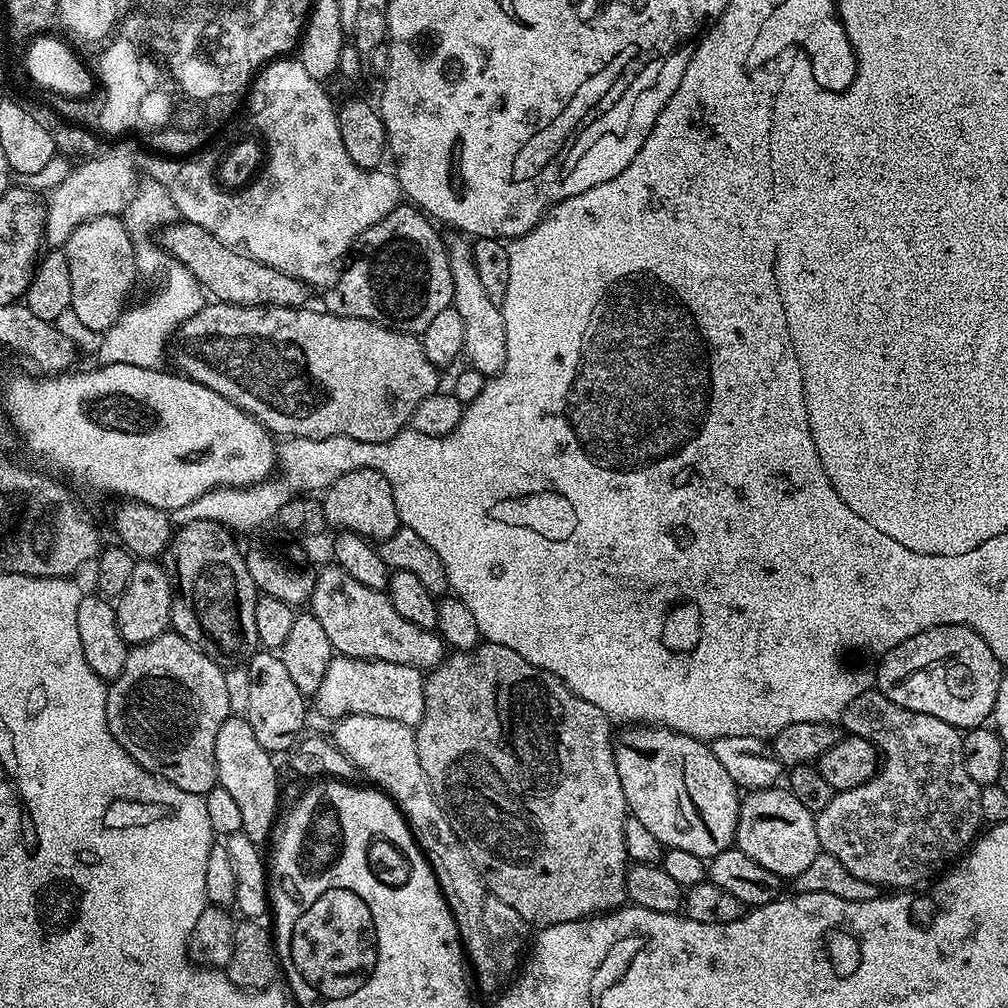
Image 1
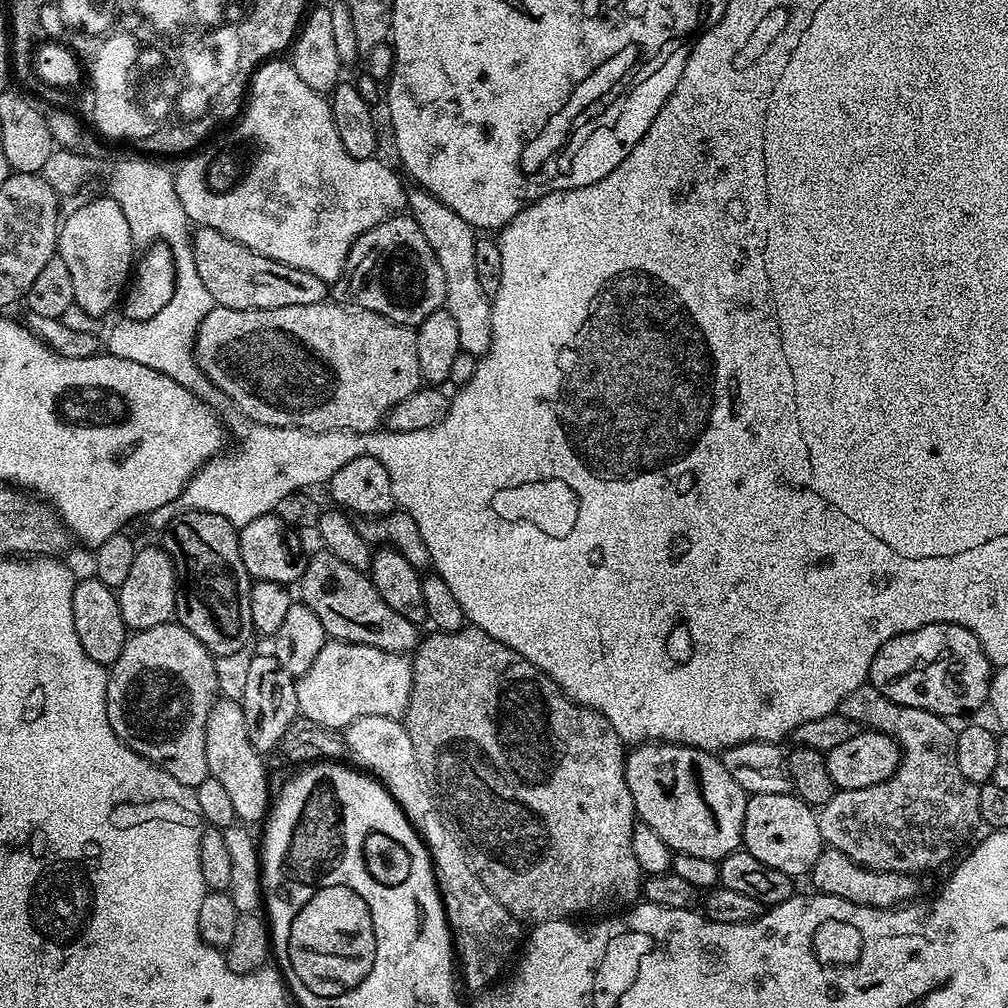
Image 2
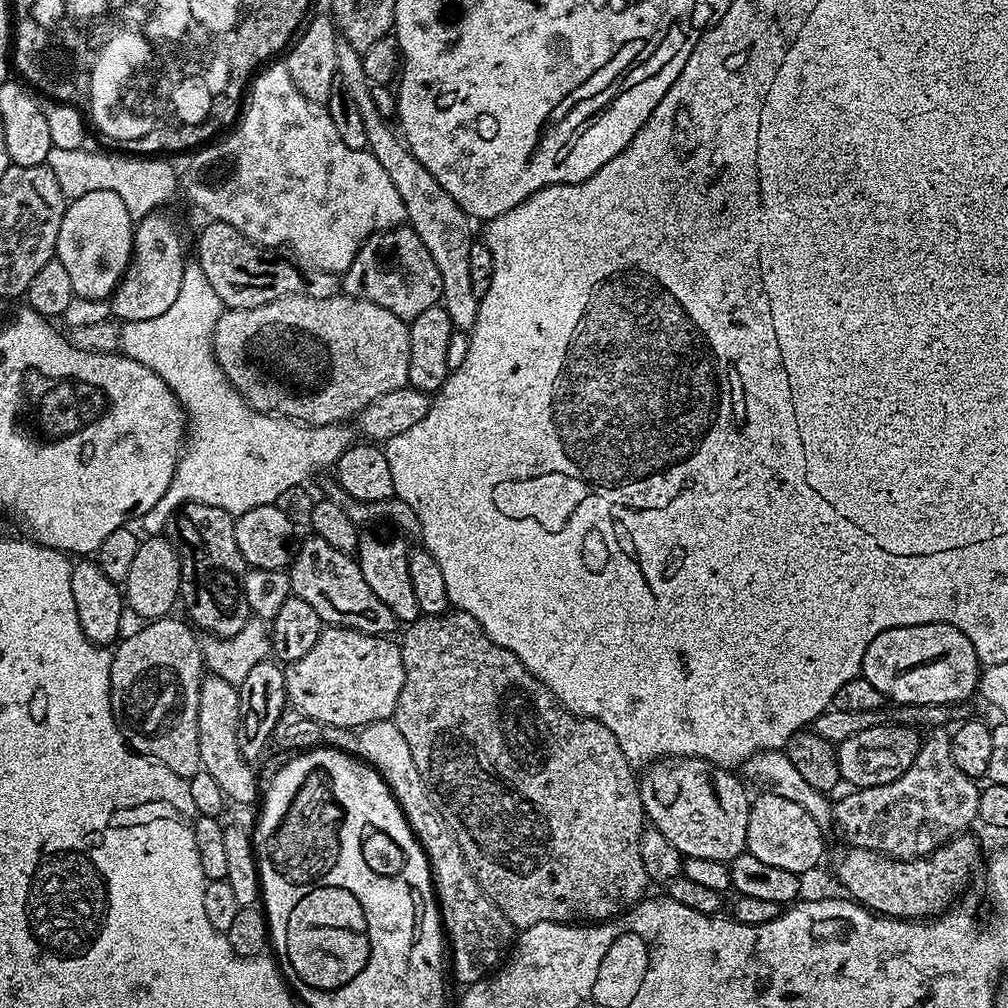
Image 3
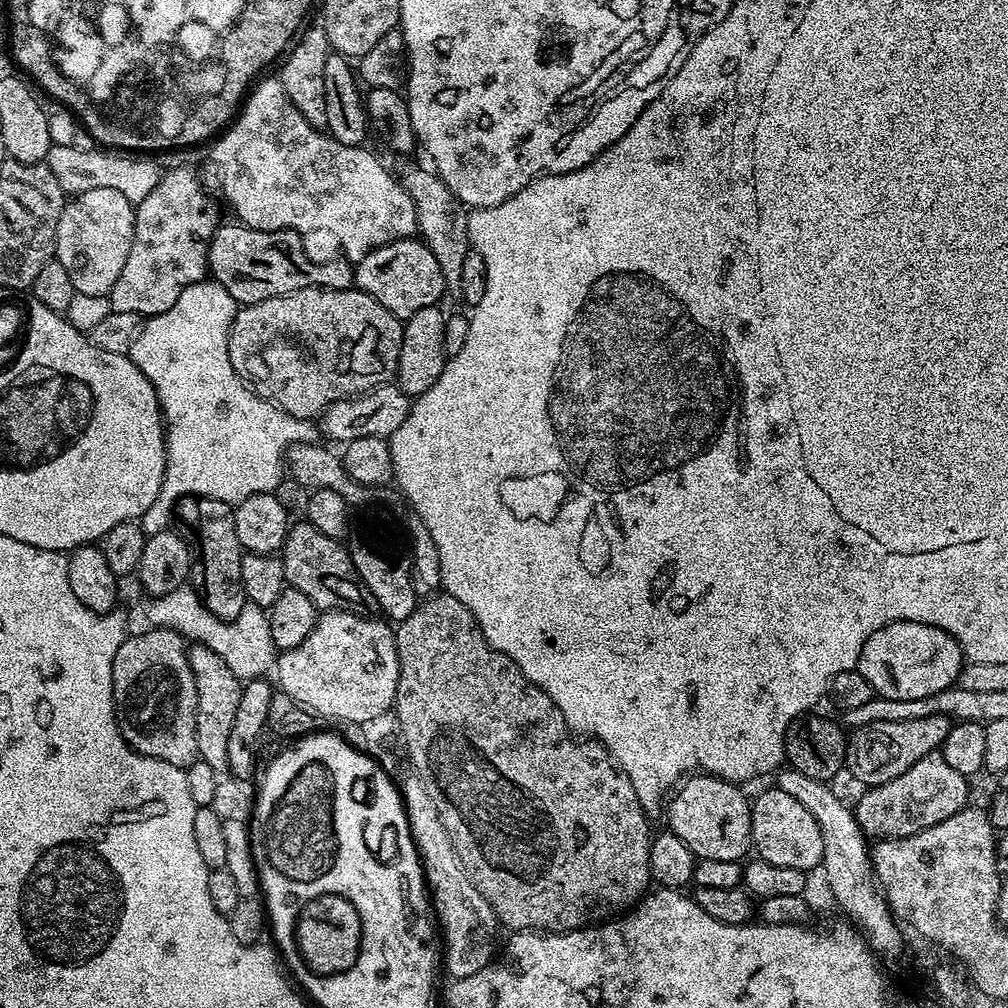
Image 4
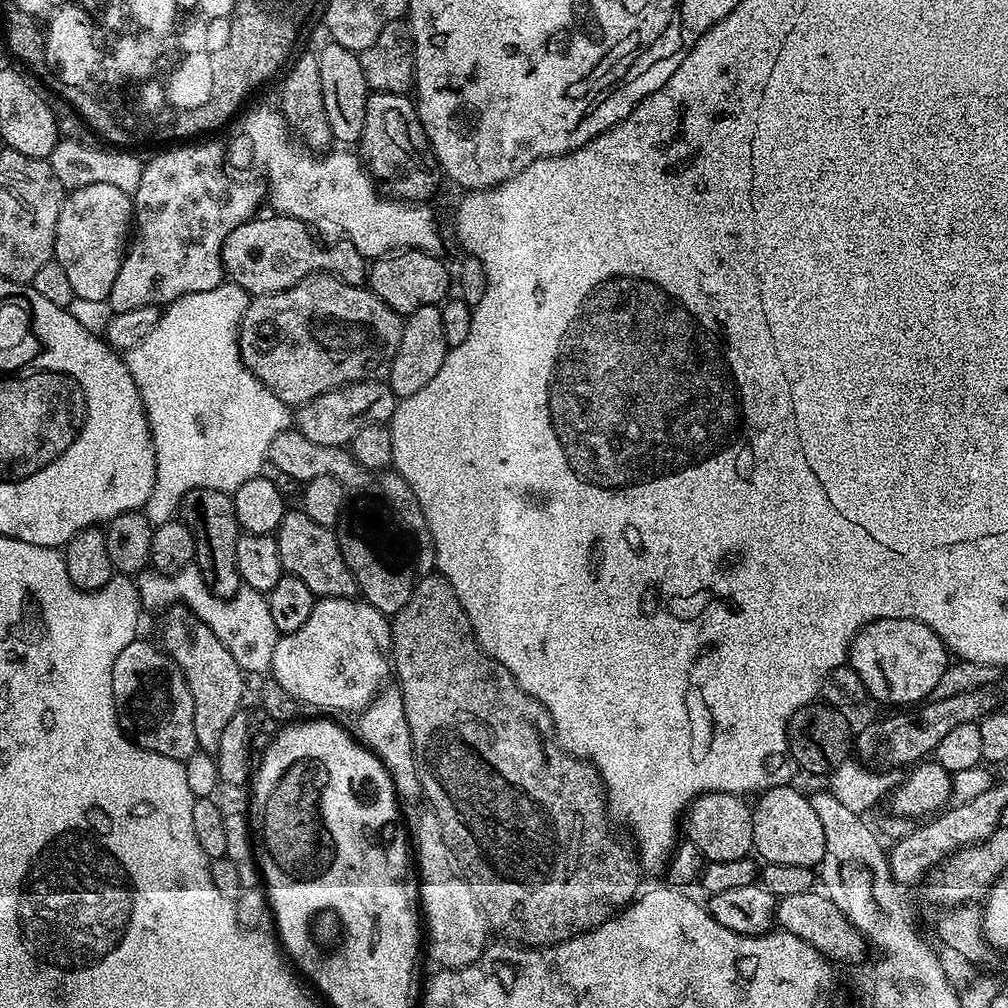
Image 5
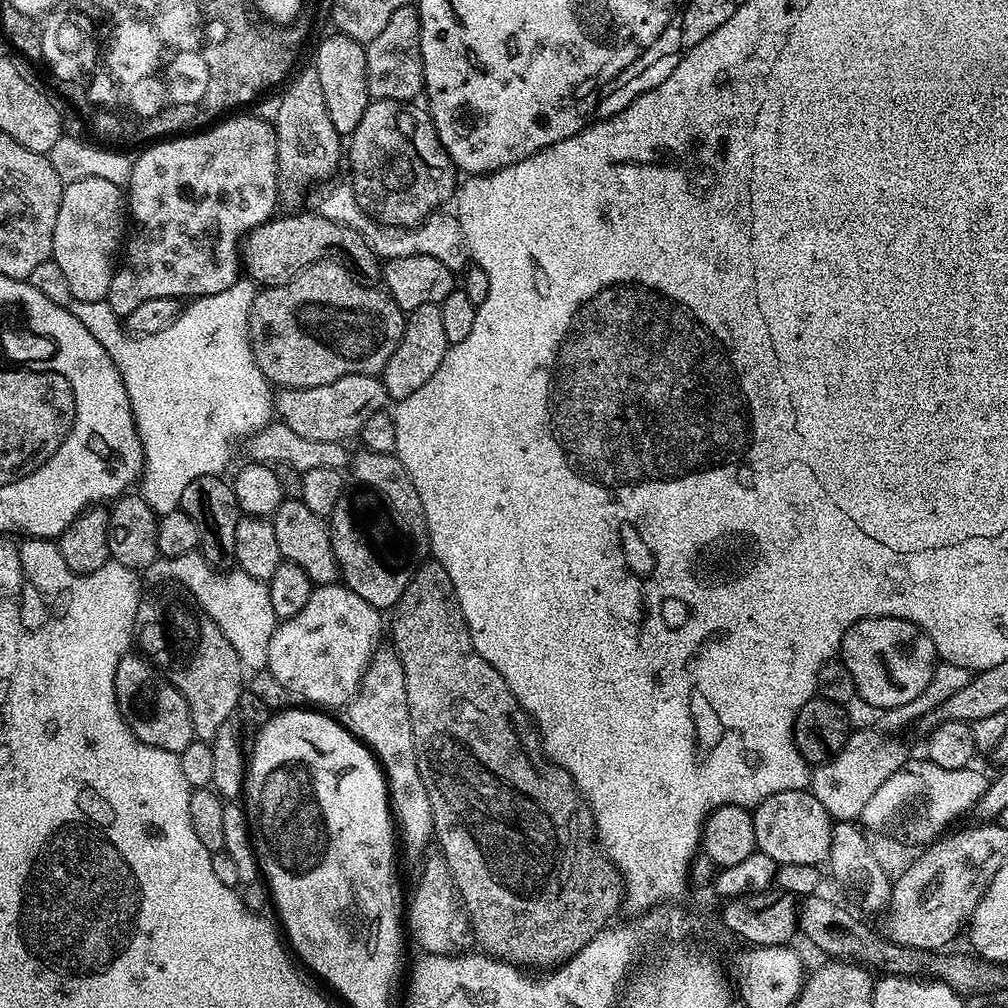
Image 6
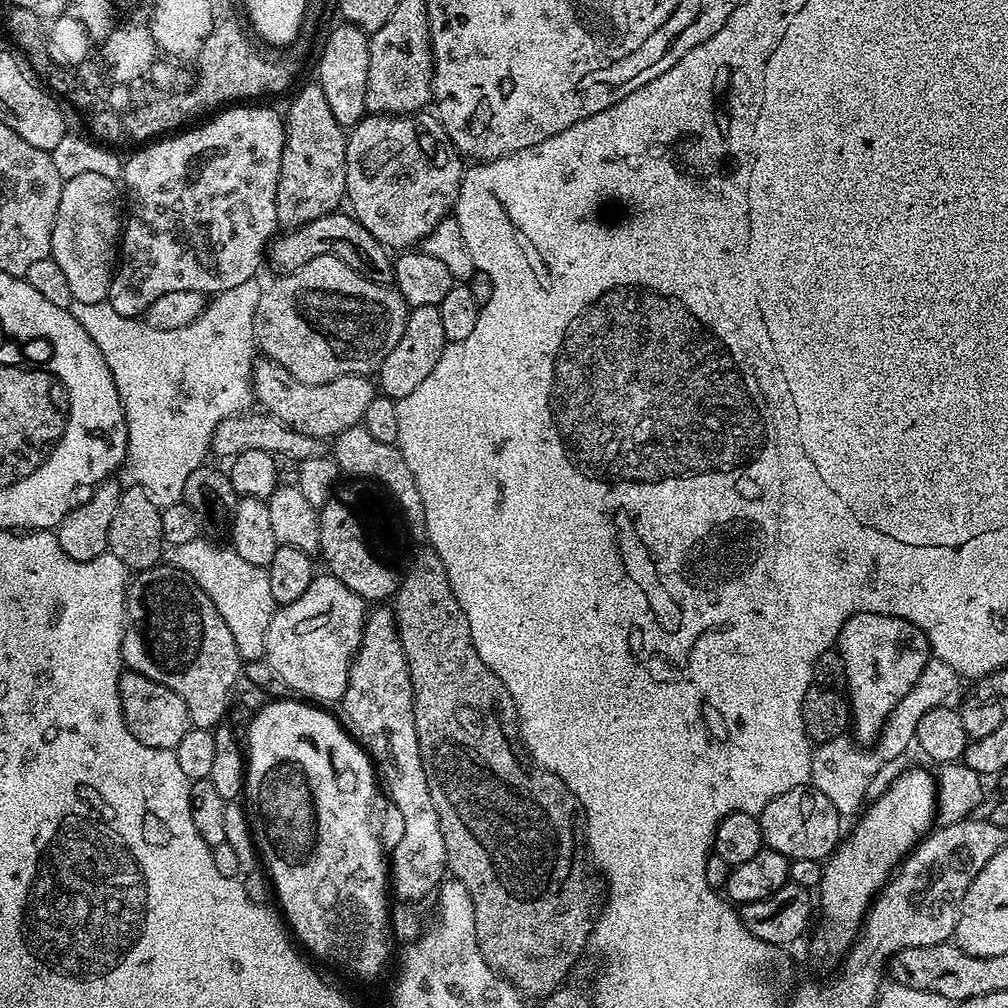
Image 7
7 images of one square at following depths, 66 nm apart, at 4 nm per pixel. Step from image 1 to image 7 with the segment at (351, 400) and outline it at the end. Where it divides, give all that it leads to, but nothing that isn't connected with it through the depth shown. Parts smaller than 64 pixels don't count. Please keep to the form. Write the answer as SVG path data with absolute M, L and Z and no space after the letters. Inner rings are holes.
M333 256L310 258L306 266L298 266L298 270L275 278L269 288L267 285L261 291L254 310L255 347L259 351L261 348L267 359L281 364L298 382L325 384L339 376L379 373L386 354L398 346L398 338L402 338L402 330L406 330L410 309L395 287L370 282L358 274L358 270Z

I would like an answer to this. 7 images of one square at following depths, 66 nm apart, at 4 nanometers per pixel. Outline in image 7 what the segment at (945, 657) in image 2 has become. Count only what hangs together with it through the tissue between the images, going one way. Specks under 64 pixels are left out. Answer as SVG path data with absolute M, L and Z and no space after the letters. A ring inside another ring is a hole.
M859 612L850 617L842 626L838 641L838 651L846 666L846 699L850 705L850 732L857 744L861 746L875 745L880 739L880 731L888 720L890 710L902 702L902 697L910 691L910 686L918 682L918 674L922 674L922 666L930 659L930 645L924 632L918 626L906 622L897 616L886 614L870 614Z

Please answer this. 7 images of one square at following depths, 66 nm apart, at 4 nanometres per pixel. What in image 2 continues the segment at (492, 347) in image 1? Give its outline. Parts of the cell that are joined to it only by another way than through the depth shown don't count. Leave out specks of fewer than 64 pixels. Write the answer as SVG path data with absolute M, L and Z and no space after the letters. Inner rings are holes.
M419 186L411 187L406 194L406 208L412 215L422 234L426 235L431 249L446 277L445 308L453 315L458 327L461 351L472 353L478 358L488 352L492 344L492 305L478 283L474 246L477 242L476 230L464 218L455 214L435 193Z

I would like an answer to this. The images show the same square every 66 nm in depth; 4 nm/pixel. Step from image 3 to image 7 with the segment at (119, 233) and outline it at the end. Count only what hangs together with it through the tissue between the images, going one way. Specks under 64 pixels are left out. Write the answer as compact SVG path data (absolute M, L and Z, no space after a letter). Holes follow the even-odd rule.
M78 174L64 181L62 202L58 202L58 214L54 218L50 259L58 262L58 266L64 271L73 300L87 304L107 300L110 282L118 267L118 245L121 239L122 192L117 181L106 178L103 174Z

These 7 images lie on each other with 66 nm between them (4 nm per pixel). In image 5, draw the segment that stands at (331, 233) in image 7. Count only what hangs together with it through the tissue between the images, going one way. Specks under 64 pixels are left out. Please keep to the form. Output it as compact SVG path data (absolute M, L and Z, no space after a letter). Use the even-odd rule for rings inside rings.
M279 214L267 215L248 220L242 226L230 230L230 236L222 246L225 277L231 283L242 286L249 297L265 296L293 288L298 282L302 282L302 278L314 272L330 272L350 286L363 288L367 285L369 261L351 242L340 238L337 239L337 244L323 248L312 237L313 229L303 220Z

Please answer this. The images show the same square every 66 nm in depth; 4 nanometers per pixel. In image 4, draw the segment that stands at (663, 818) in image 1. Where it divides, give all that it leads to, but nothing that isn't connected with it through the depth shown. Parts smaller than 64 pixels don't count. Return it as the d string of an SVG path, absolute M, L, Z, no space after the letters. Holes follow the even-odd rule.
M692 774L671 793L667 827L701 860L743 861L752 848L752 805L739 783Z

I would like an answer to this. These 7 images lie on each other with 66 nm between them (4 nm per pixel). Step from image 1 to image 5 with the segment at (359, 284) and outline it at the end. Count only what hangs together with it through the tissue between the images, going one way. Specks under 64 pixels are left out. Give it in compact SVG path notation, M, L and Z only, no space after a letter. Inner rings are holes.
M411 250L393 252L373 259L368 270L367 287L371 288L373 294L382 302L386 302L386 306L390 306L390 310L399 312L404 318L422 306L443 305L450 296L450 292L448 292L450 272L448 276L448 268L440 259L439 255L431 252Z

